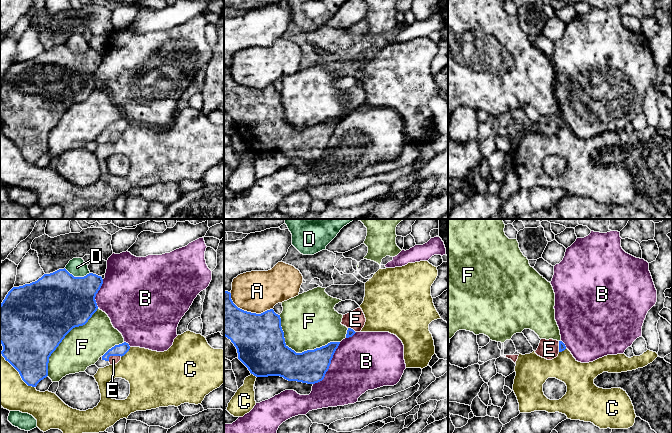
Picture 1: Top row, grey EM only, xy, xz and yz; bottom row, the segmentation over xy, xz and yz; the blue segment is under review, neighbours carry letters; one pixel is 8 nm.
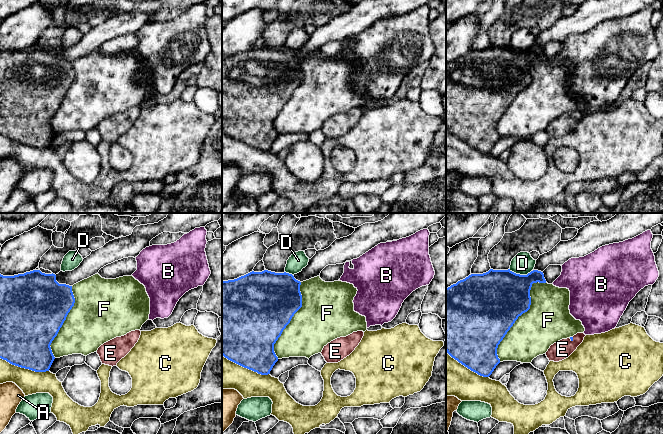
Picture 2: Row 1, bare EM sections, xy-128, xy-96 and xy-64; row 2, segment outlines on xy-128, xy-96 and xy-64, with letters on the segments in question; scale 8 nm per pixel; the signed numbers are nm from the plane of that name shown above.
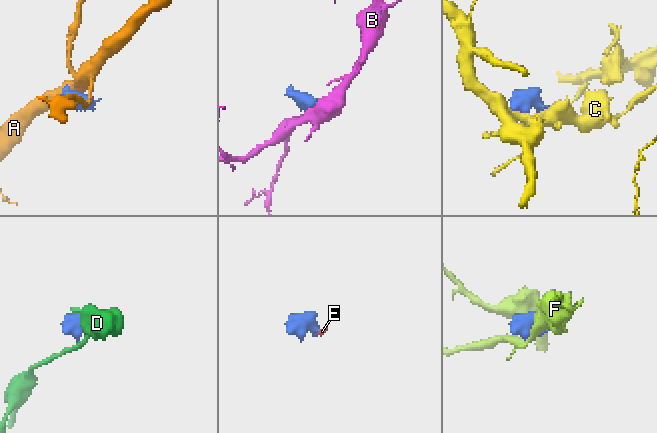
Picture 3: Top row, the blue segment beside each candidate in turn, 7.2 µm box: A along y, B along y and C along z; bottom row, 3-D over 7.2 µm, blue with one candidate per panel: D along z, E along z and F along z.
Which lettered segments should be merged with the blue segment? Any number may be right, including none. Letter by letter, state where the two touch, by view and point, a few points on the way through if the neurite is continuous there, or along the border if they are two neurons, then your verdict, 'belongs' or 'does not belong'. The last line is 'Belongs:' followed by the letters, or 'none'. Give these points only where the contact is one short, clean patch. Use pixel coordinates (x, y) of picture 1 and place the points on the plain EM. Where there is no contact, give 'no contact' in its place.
A: meets blue in xz at (248, 88); does not belong
B: meets blue in xz at (329, 141); does not belong
C: meets blue in xy at (18, 147); does not belong
D: meets blue in xy at (77, 53); border along xy (64, 44), (74, 52), (85, 52), (89, 49); does not belong
E: meets blue in xy at (113, 131); runs through xy (118, 126), (113, 131), (113, 136); belongs
F: meets blue in xz at (298, 129); does not belong
Belongs: E

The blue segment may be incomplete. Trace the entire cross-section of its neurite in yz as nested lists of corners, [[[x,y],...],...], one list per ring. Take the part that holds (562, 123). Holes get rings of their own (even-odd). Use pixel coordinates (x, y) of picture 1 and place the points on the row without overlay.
[[[541,115],[539,122],[535,129],[547,136],[552,136],[558,132],[558,130],[566,125],[565,120],[562,117],[553,115]]]

